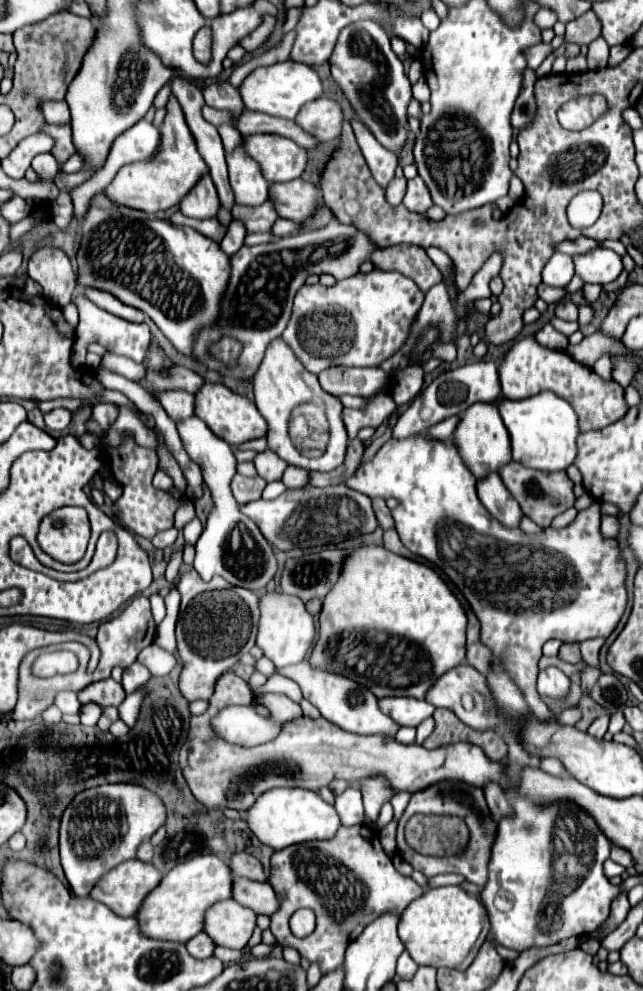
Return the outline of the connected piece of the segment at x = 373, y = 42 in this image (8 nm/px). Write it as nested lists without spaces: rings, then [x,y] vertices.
[[[369,20],[345,26],[337,38],[337,46],[333,48],[329,64],[333,80],[351,102],[359,120],[371,130],[371,134],[375,134],[381,146],[393,150],[399,156],[409,132],[407,106],[413,96],[403,62],[391,50],[389,34],[383,30],[383,26]]]

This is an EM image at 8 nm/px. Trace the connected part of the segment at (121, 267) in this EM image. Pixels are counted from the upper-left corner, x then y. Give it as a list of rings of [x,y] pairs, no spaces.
[[[103,194],[93,198],[87,216],[79,222],[79,232],[79,286],[111,292],[127,306],[143,310],[183,356],[193,358],[193,334],[217,318],[217,310],[221,310],[221,290],[225,290],[225,282],[229,282],[229,256],[221,246],[193,228],[176,226],[169,220],[113,204]]]

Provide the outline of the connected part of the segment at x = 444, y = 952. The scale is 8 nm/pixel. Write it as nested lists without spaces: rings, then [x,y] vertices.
[[[459,886],[429,888],[423,896],[413,900],[399,922],[399,938],[405,950],[419,966],[433,968],[453,968],[467,970],[467,966],[477,956],[481,944],[489,932],[489,918],[485,908],[475,896],[469,896]]]

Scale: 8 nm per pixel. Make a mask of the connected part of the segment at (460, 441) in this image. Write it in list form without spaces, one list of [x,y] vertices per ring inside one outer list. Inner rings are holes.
[[[475,402],[459,418],[459,424],[453,432],[453,442],[461,450],[461,460],[475,474],[475,478],[485,478],[489,472],[497,472],[505,462],[511,460],[511,442],[507,428],[499,416],[499,410],[491,402]]]

